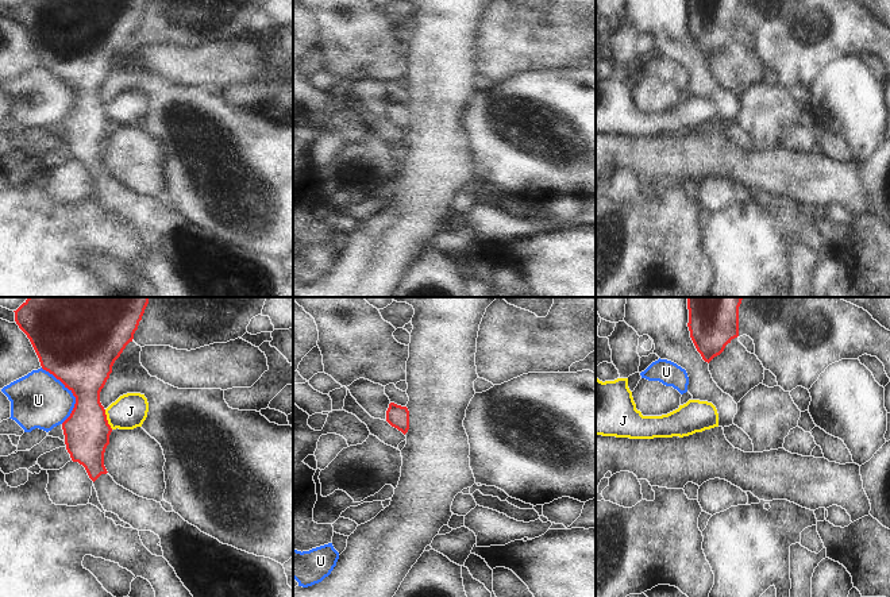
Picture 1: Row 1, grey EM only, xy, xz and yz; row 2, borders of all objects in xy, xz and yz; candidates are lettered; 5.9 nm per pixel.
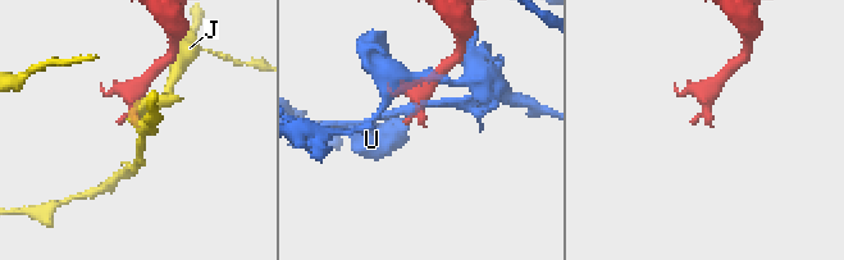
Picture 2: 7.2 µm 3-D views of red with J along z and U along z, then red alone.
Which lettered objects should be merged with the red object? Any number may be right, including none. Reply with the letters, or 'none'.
none

